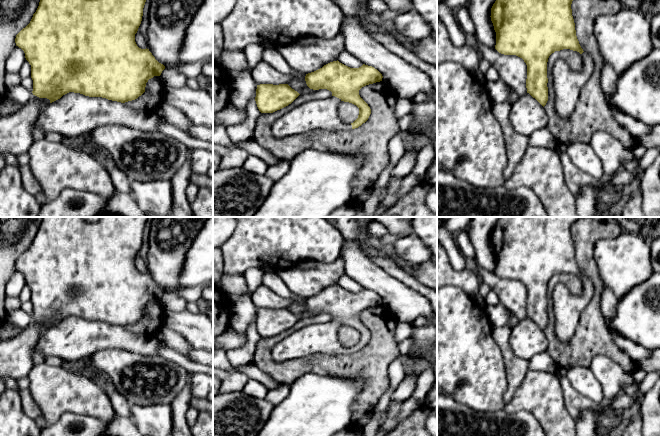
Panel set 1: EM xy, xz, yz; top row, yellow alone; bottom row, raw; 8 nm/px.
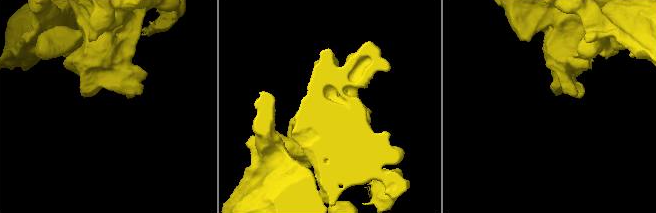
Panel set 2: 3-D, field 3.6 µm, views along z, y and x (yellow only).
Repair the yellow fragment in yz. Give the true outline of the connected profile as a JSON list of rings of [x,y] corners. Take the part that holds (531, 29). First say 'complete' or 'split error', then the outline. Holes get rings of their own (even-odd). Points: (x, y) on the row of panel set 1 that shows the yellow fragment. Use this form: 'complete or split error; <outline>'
complete; [[[496,0],[491,21],[496,32],[495,49],[504,55],[516,55],[527,65],[526,88],[543,107],[548,101],[547,62],[555,51],[570,49],[582,54],[572,16],[573,0]]]

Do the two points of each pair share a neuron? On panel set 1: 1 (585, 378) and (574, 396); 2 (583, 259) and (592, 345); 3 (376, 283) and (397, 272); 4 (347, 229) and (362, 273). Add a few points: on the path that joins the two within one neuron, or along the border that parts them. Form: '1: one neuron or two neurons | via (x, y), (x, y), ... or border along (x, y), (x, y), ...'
1: two neurons | border along (565, 376), (568, 382), (580, 394), (597, 404)
2: one neuron | via (596, 280), (597, 295), (592, 313), (592, 324)
3: two neurons | border along (372, 261), (411, 288)
4: two neurons | border along (344, 238), (355, 240), (358, 243)

